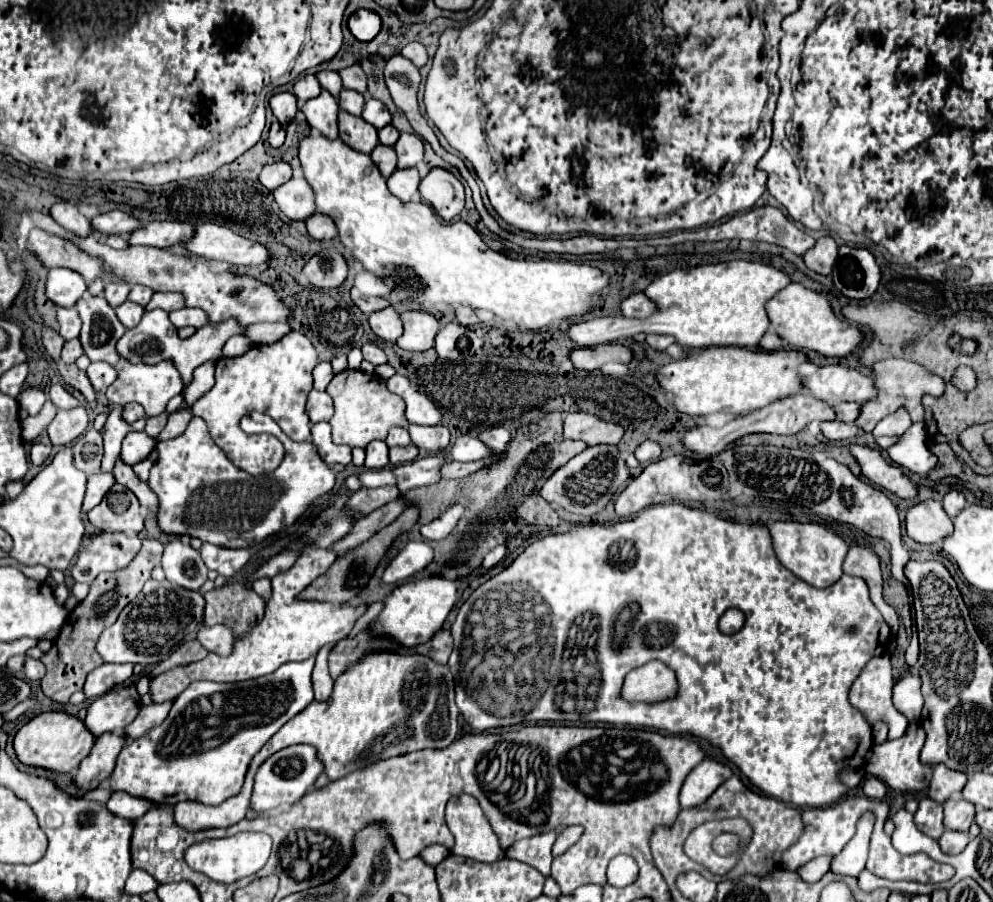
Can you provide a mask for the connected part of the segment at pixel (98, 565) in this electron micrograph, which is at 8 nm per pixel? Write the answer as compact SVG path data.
M99 533L77 551L71 567L73 581L93 583L99 573L125 569L141 549L141 539L125 533Z

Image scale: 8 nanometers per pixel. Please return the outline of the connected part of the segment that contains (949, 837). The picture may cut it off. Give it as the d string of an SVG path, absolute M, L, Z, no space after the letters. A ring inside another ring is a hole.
M945 831L945 833L941 835L941 839L939 839L939 847L941 847L941 851L947 853L947 855L957 855L957 853L961 853L961 851L967 847L969 839L971 839L969 833Z

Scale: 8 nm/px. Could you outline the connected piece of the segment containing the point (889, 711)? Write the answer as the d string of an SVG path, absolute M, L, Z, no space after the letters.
M889 653L873 657L859 673L849 689L849 701L865 713L869 723L885 721L889 725L889 739L897 739L907 729L907 719L899 715L891 701L893 675Z

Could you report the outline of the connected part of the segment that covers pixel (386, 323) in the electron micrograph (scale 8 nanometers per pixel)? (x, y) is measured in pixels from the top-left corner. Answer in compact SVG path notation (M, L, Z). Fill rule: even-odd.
M387 307L383 311L377 311L375 315L369 315L369 325L385 341L397 341L403 335L403 323L399 317L399 311L393 307Z

